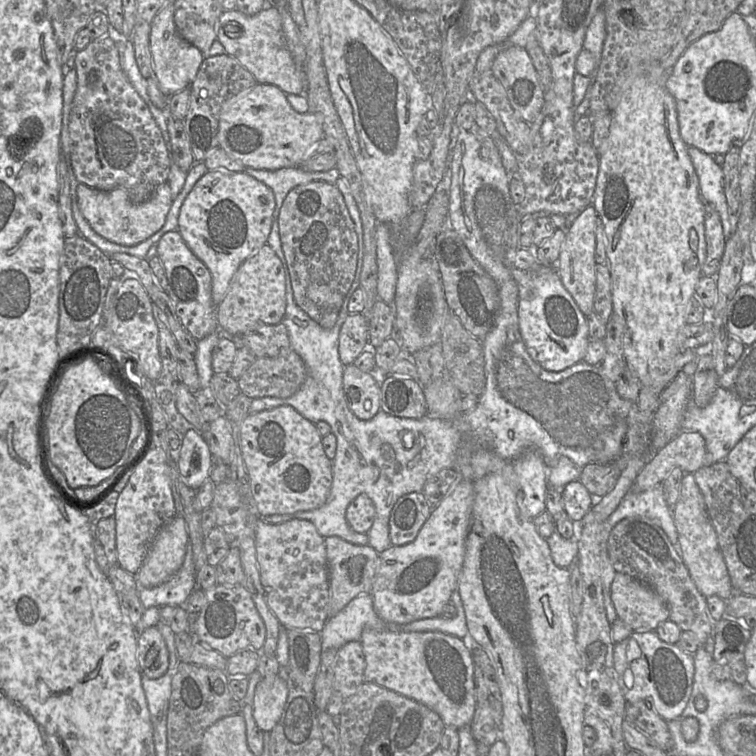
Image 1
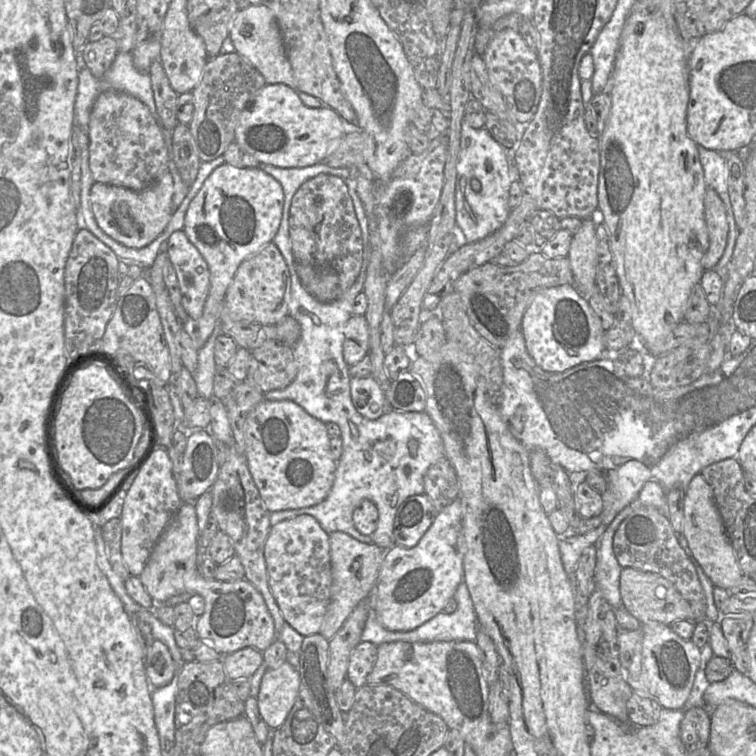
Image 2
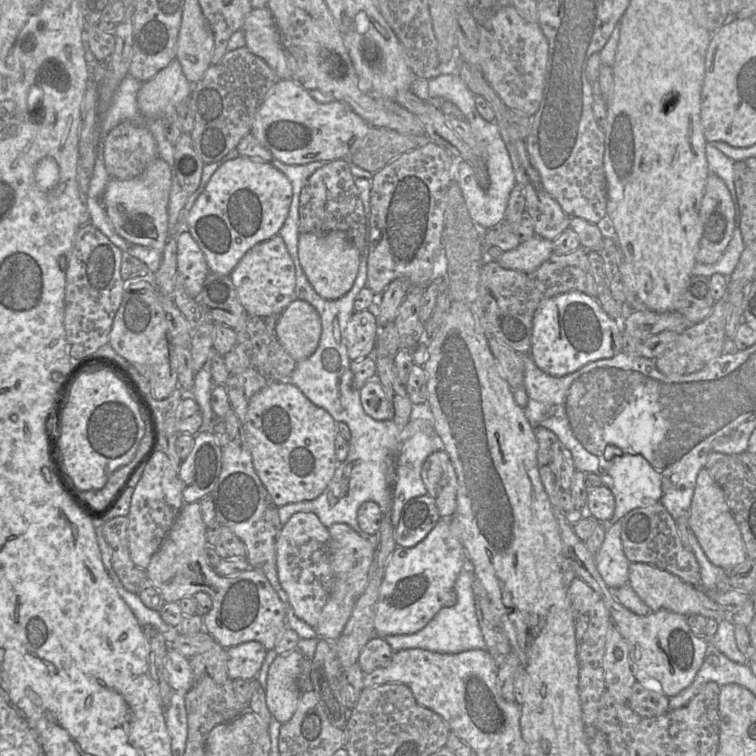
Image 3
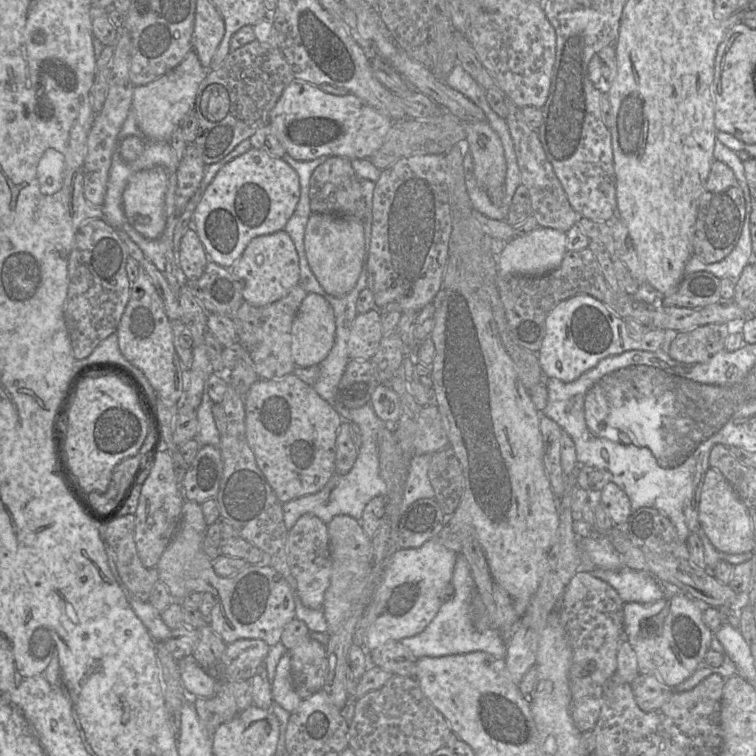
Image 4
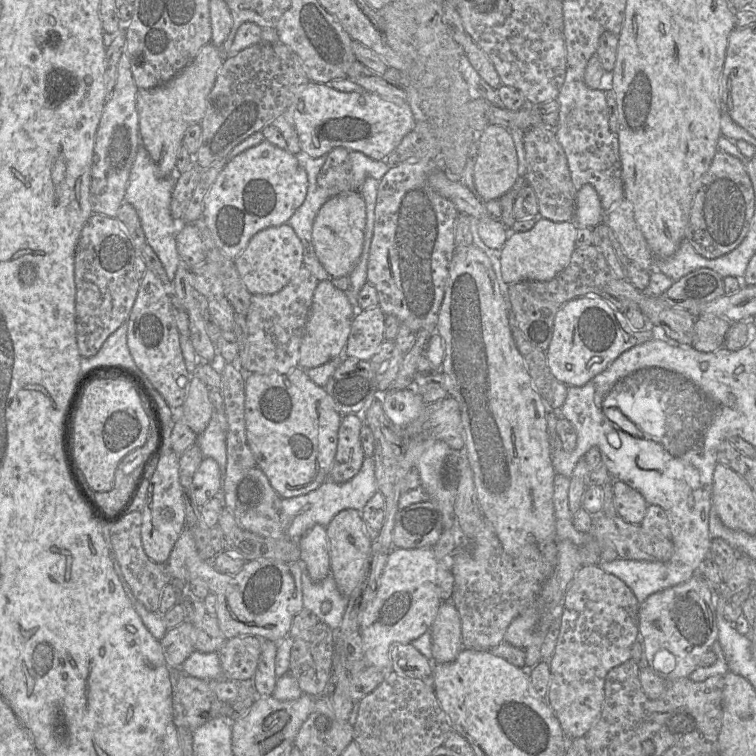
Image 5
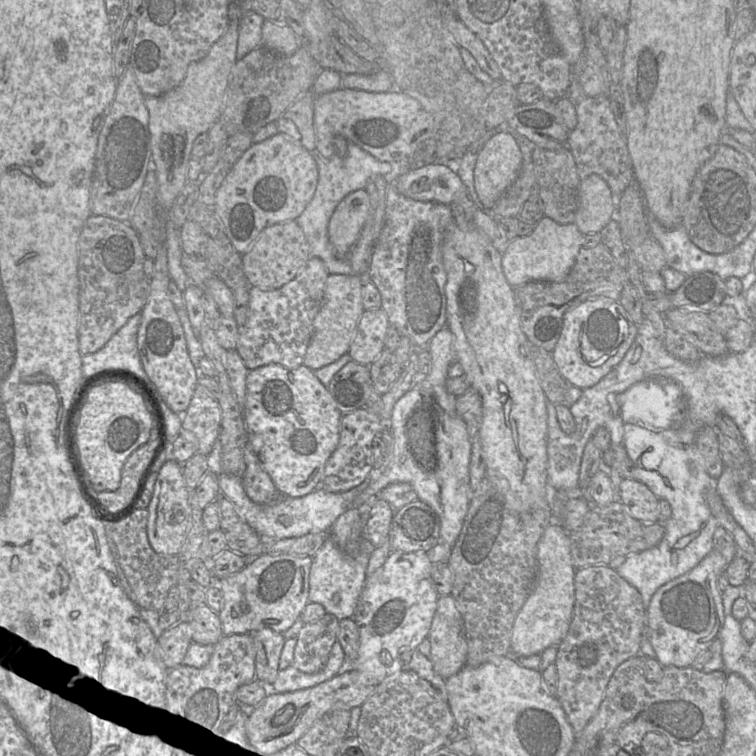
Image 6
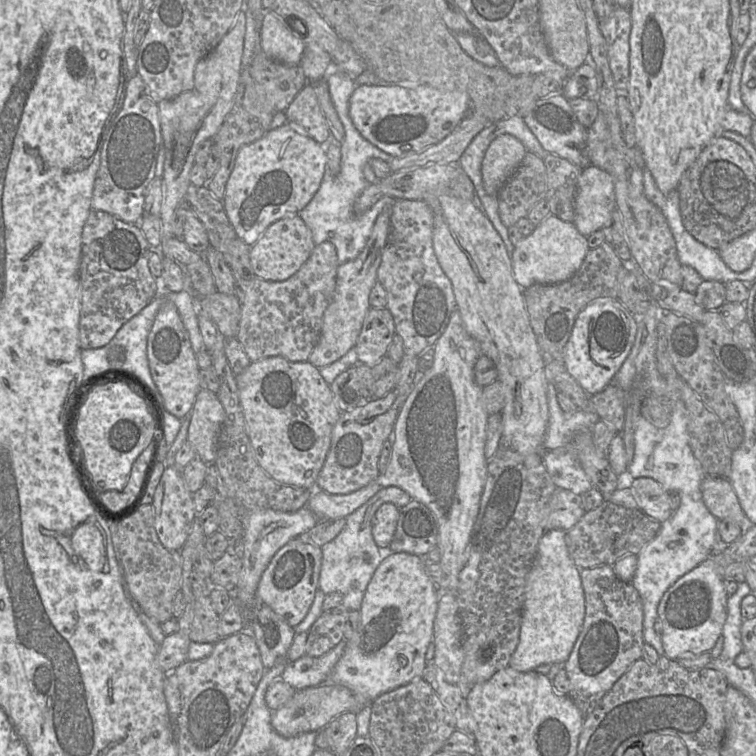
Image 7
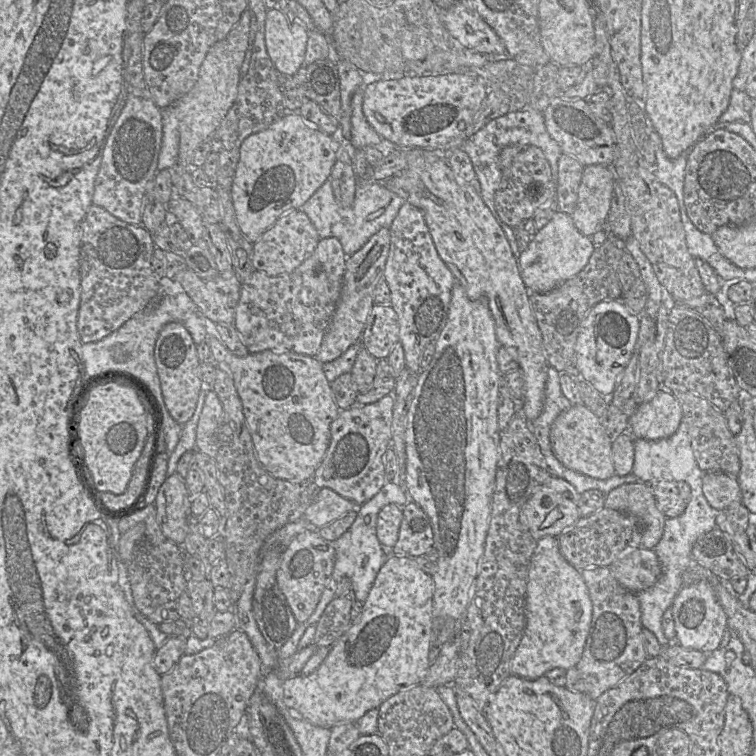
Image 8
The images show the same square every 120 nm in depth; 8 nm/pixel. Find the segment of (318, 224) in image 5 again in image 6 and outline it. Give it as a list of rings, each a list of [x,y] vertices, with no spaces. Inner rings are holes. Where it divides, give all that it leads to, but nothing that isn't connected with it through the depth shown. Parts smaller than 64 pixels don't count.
[[[365,189],[351,192],[337,205],[328,224],[328,237],[336,258],[345,258],[354,246],[369,210],[370,198]]]

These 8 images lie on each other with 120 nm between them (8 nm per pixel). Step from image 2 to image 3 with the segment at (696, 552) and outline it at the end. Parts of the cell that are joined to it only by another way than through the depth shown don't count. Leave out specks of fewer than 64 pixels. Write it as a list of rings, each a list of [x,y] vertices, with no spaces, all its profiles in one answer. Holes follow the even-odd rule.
[[[704,467],[696,479],[688,512],[688,525],[713,565],[731,571],[747,558],[741,532],[729,510],[724,492]]]

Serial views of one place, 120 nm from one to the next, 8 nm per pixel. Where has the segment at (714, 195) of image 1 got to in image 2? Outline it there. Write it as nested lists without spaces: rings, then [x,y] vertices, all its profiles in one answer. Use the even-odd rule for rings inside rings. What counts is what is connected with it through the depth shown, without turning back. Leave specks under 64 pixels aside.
[[[697,146],[697,151],[703,168],[707,187],[715,190],[725,205],[727,222],[729,226],[728,236],[730,236],[731,223],[729,220],[727,207],[732,207],[732,205],[728,193],[727,161],[723,159],[717,152],[709,150],[705,147]]]

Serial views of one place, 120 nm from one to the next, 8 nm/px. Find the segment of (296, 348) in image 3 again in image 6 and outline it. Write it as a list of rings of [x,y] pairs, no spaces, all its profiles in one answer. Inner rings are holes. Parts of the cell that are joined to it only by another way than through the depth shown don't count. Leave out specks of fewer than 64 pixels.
[[[330,274],[327,278],[323,304],[313,321],[313,333],[303,365],[317,370],[338,360],[348,353],[358,322],[365,311],[362,304],[362,288],[366,276]]]

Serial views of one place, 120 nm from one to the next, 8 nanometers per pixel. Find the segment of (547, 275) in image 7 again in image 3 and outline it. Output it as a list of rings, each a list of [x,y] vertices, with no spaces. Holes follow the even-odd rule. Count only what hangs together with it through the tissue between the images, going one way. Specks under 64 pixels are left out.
[[[534,235],[515,249],[503,252],[497,263],[505,269],[532,272],[552,253],[553,241]]]

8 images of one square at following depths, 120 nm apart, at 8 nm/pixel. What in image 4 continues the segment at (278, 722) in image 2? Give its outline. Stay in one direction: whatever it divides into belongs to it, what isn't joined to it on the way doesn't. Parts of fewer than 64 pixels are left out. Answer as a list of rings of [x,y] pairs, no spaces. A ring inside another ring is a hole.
[[[289,651],[280,658],[276,666],[271,693],[272,700],[289,713],[295,711],[302,701],[292,685]]]

